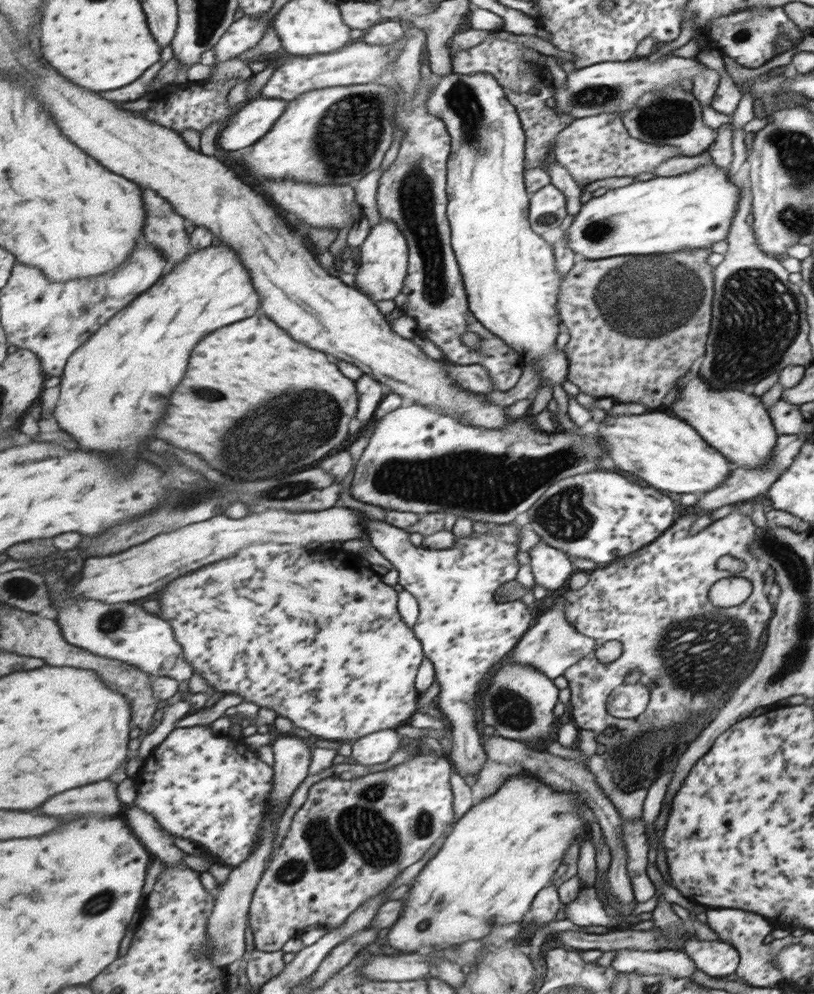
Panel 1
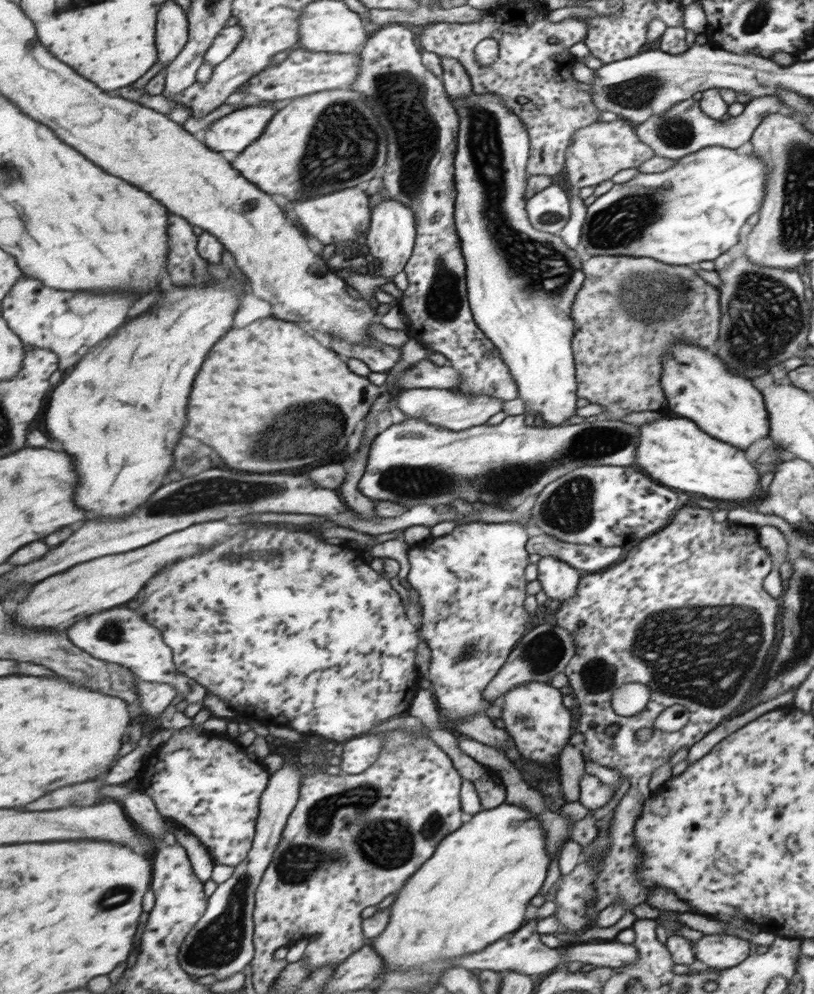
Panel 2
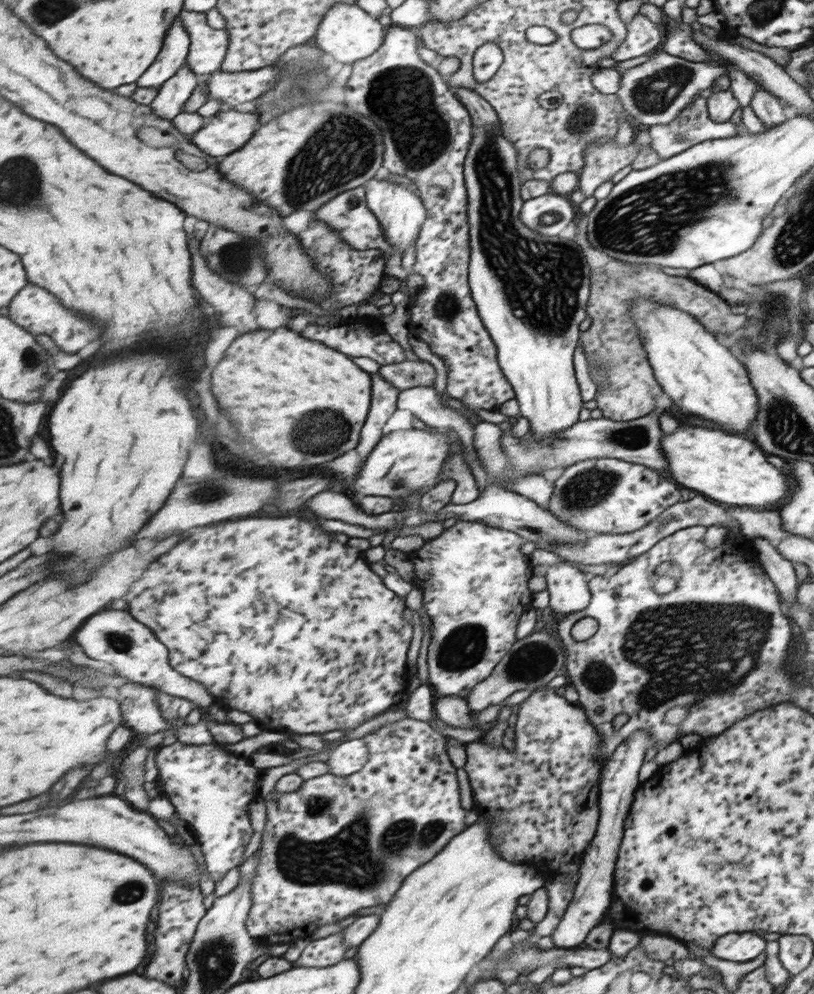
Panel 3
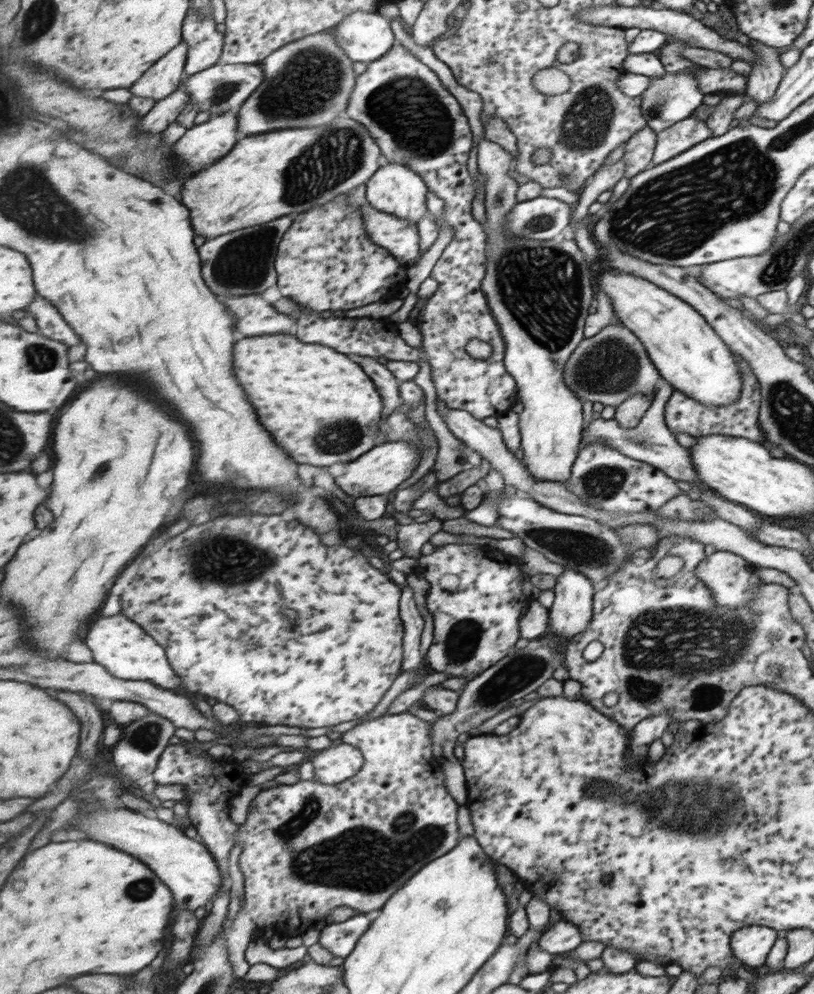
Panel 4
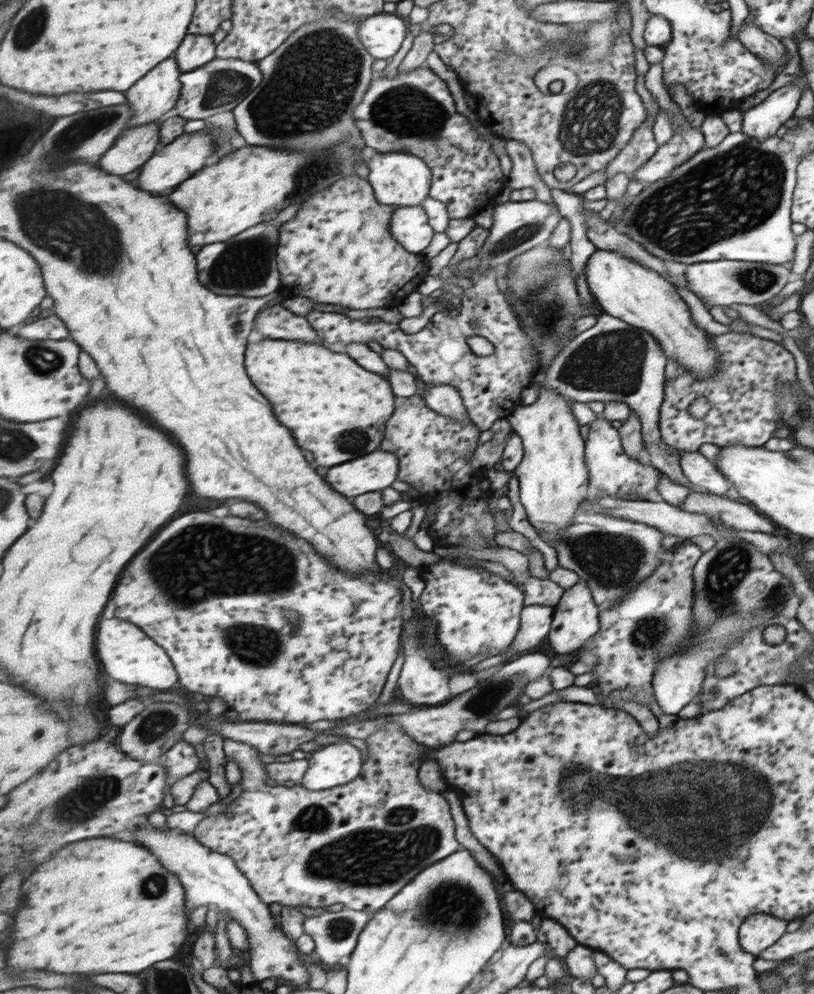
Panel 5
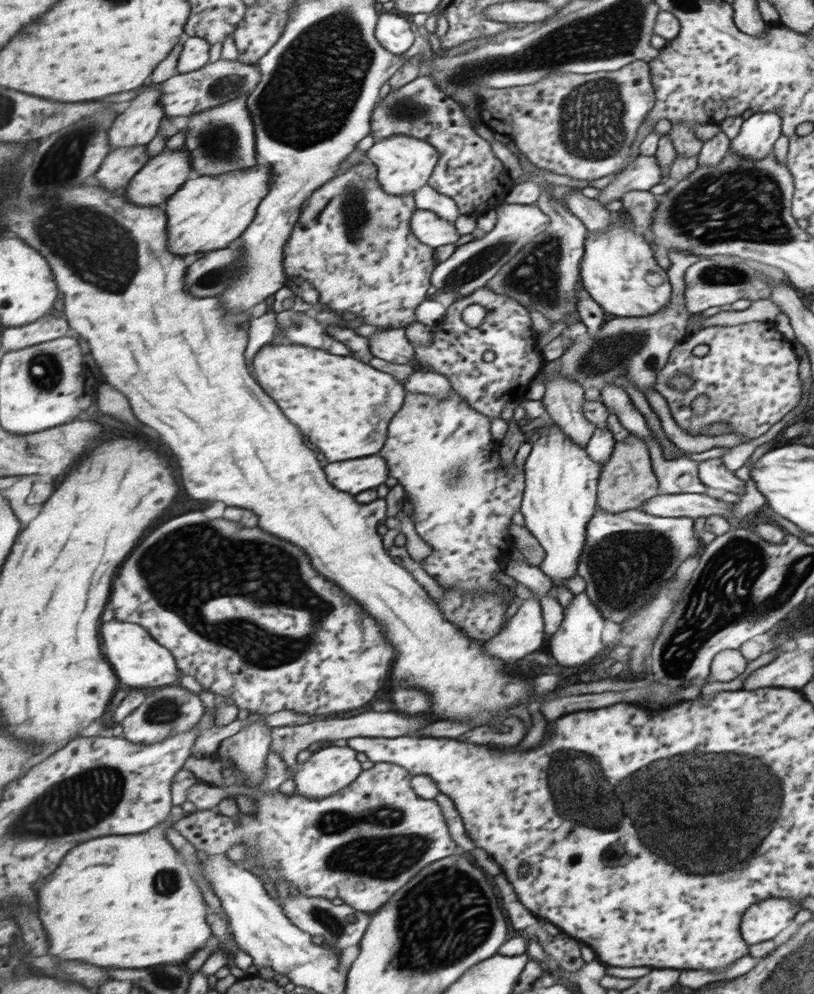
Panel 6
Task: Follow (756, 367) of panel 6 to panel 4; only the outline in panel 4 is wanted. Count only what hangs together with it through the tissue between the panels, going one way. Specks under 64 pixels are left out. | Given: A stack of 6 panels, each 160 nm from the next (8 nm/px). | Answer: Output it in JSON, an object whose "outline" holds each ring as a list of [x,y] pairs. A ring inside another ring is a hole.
{"outline":[[[735,355],[735,362],[742,378],[742,388],[740,388],[740,396],[734,400],[734,403],[727,406],[701,404],[682,392],[674,390],[665,406],[665,424],[671,433],[687,434],[693,438],[717,434],[745,438],[757,444],[765,442],[765,435],[763,435],[761,426],[758,425],[758,412],[761,410],[761,392],[758,389],[760,385],[745,360]]]}

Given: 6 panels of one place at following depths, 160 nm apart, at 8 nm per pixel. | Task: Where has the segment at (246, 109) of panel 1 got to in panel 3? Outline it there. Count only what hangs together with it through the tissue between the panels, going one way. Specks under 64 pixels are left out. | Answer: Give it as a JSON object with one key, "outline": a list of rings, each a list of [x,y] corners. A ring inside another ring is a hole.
{"outline":[[[234,109],[217,112],[207,126],[192,136],[193,142],[211,156],[233,154],[254,138],[257,128],[262,126],[259,115]]]}

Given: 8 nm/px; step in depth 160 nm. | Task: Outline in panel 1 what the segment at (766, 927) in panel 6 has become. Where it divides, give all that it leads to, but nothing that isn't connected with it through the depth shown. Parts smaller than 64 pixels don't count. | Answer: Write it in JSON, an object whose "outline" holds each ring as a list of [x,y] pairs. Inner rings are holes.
{"outline":[[[684,932],[682,952],[695,968],[714,978],[727,978],[737,966],[737,952],[733,945],[722,941],[705,942],[695,938],[692,932]]]}

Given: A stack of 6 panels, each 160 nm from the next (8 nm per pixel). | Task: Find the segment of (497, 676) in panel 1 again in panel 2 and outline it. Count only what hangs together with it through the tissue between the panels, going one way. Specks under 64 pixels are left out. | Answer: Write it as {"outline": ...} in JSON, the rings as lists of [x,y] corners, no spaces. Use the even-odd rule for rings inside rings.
{"outline":[[[550,682],[525,683],[504,694],[500,716],[525,761],[541,762],[551,769],[557,766],[559,753],[573,736],[573,714],[563,706],[563,695]]]}

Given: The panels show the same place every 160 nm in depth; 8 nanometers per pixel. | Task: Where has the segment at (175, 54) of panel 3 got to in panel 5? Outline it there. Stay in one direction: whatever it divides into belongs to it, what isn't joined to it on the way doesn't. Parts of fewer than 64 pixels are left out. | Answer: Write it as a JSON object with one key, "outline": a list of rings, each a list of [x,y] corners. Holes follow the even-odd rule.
{"outline":[[[175,56],[170,57],[159,64],[155,72],[143,76],[143,80],[139,80],[131,92],[127,92],[134,117],[126,130],[159,120],[175,108],[182,93],[179,82],[182,73],[178,60]]]}

